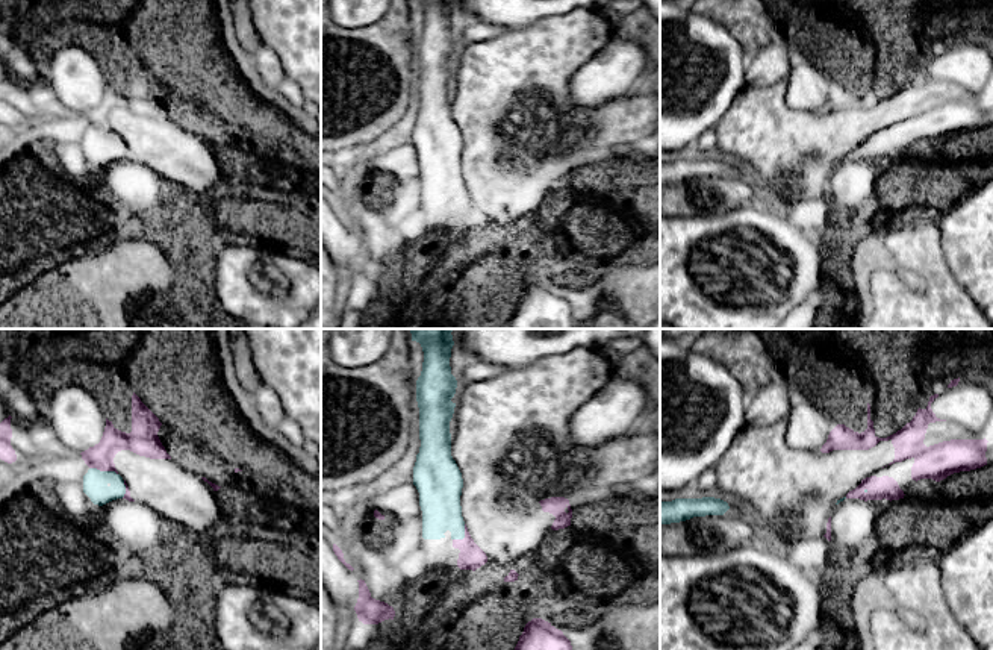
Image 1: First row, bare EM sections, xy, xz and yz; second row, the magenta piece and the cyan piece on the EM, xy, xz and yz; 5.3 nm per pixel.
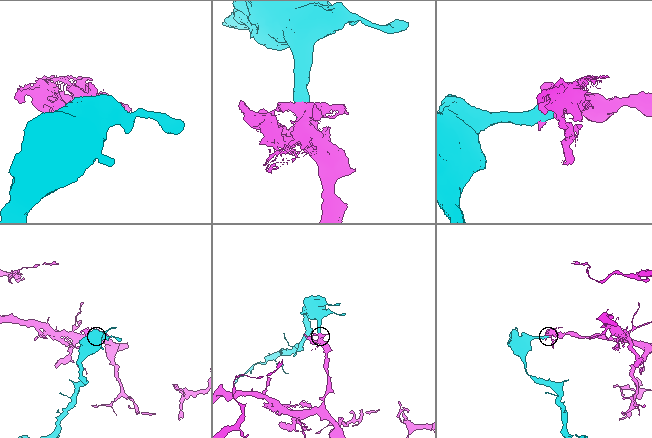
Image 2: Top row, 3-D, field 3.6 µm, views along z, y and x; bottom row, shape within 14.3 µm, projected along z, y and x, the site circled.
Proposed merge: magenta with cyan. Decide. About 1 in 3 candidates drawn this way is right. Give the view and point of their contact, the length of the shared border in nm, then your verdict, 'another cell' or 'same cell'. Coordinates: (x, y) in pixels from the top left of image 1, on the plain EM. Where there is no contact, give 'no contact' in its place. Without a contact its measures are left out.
meets magenta in xy at (103, 131); contact 160 nm long; another cell

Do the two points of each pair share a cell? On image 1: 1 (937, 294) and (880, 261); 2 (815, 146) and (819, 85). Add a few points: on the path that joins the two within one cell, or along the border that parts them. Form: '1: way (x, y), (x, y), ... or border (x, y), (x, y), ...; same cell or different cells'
1: border (884, 235), (892, 265), (872, 279), (871, 297); different cells
2: border (784, 97), (793, 108), (819, 112); different cells

